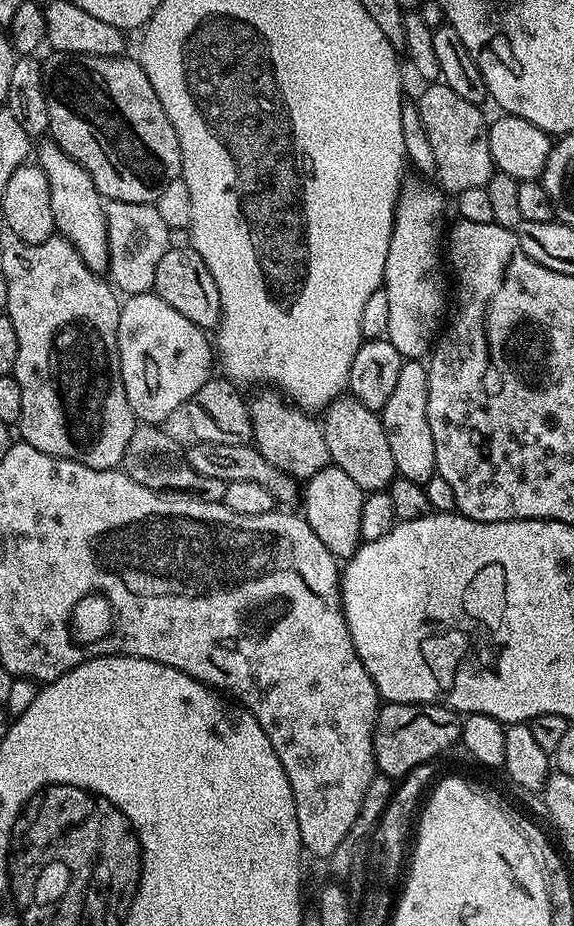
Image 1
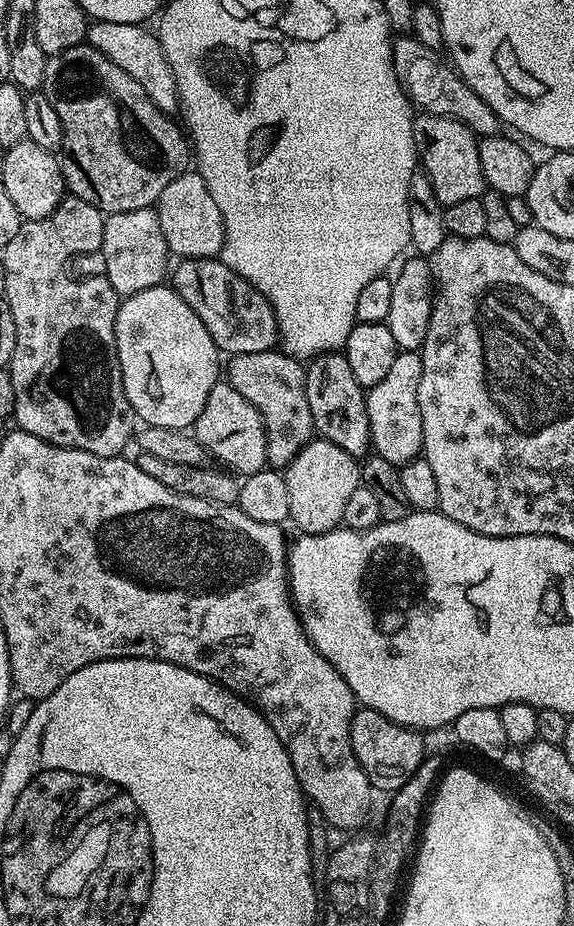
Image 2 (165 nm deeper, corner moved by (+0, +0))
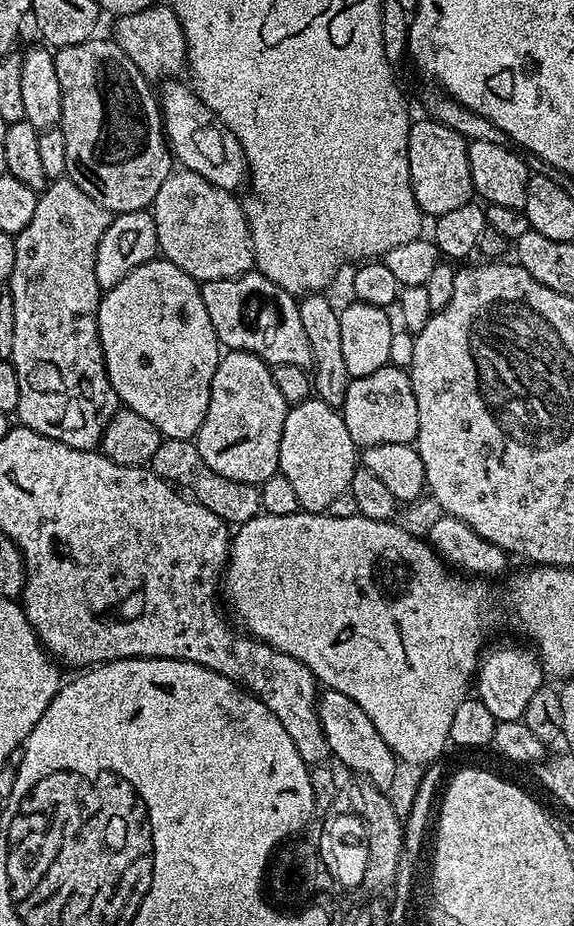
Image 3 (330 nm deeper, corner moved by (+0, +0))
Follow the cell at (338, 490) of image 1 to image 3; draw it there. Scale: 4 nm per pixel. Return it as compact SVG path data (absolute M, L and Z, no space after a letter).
M309 398L289 407L286 422L282 426L282 446L278 450L278 458L280 459L279 475L289 480L301 509L305 512L321 514L327 513L330 502L334 502L338 494L351 489L352 479L358 467L358 449L354 438L350 438L350 430L346 430L343 415L318 398Z

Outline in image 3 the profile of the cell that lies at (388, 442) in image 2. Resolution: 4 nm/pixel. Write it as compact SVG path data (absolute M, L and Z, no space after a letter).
M389 366L374 370L374 374L349 379L342 415L346 422L346 430L350 430L350 438L354 438L357 449L382 446L386 442L413 443L418 434L418 402L414 398L411 375L405 369Z

